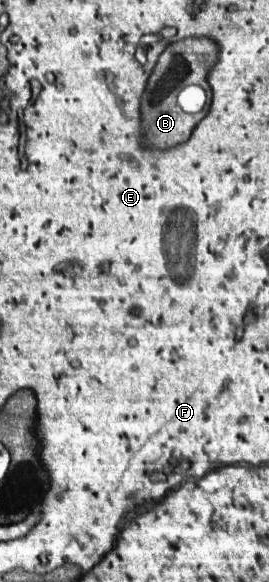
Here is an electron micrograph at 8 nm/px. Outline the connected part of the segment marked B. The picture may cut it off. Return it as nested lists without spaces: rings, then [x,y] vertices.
[[[184,38],[178,42],[168,44],[168,48],[160,54],[160,60],[156,64],[156,68],[150,74],[146,92],[142,96],[142,130],[146,134],[146,146],[152,148],[172,148],[184,140],[188,140],[188,136],[192,134],[192,128],[196,122],[200,122],[206,112],[208,112],[208,102],[206,106],[198,112],[198,114],[188,114],[184,112],[178,102],[176,96],[178,92],[188,86],[188,84],[196,84],[202,86],[208,94],[210,100],[210,86],[206,82],[206,62],[202,62],[202,58],[206,58],[206,62],[214,62],[216,60],[216,48],[212,44],[212,40],[208,38]]]

